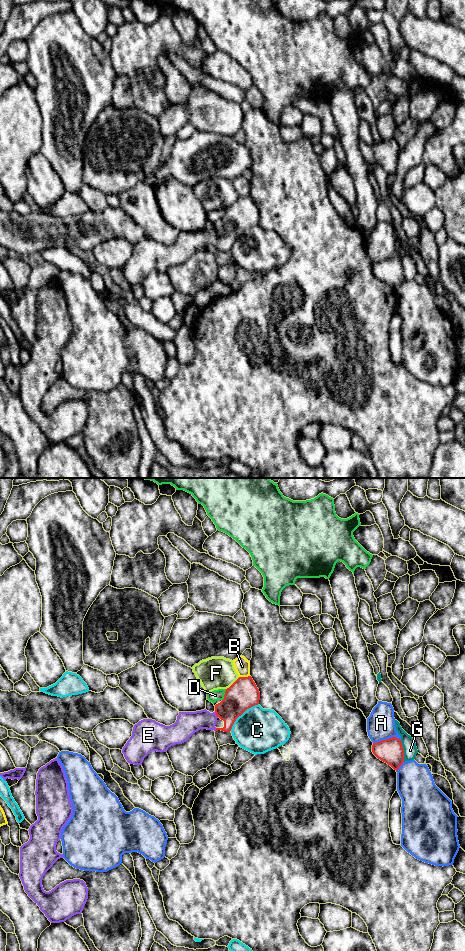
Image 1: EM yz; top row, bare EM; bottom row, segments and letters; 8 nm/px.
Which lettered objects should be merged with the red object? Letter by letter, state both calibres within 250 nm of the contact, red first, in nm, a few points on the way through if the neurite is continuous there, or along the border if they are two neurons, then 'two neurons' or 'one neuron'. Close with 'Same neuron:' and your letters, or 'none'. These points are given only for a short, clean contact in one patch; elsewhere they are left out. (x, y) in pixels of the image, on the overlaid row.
A: 200/220 nm | two neurons
B: 240/130 nm | two neurons
C: 240/360 nm | two neurons
D: 240/90 nm | two neurons
E: 240/190 nm | one neuron
F: 240/260 nm | two neurons
G: 200/110 nm | two neurons
Same neuron: E

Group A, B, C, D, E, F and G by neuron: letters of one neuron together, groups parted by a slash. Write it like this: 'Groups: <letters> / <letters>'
Groups: A / B / C / D / E / F / G

